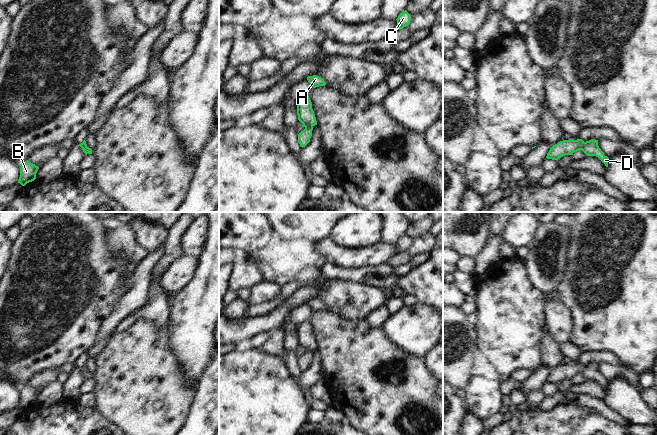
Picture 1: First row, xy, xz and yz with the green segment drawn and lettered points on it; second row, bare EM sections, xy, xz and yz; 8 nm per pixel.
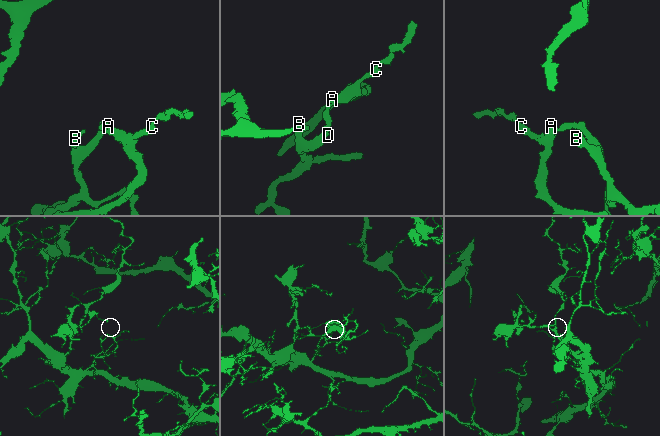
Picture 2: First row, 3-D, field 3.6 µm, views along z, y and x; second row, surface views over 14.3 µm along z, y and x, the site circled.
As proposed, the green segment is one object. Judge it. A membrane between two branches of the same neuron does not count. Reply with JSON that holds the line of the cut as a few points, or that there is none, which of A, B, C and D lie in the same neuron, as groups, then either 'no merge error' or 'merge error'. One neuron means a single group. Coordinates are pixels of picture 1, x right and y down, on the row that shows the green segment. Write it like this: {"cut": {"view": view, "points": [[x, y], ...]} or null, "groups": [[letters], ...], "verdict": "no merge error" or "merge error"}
{"cut": {"view": "xz", "points": [[312, 126], [305, 129]]}, "groups": [["A", "C"], ["B", "D"]], "verdict": "merge error"}

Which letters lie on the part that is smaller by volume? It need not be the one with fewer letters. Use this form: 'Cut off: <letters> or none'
Cut off: B, D

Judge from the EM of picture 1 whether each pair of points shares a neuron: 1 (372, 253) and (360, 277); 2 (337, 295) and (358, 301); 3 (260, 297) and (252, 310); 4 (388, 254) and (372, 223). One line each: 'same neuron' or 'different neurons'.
1: different neurons
2: same neuron
3: different neurons
4: different neurons

